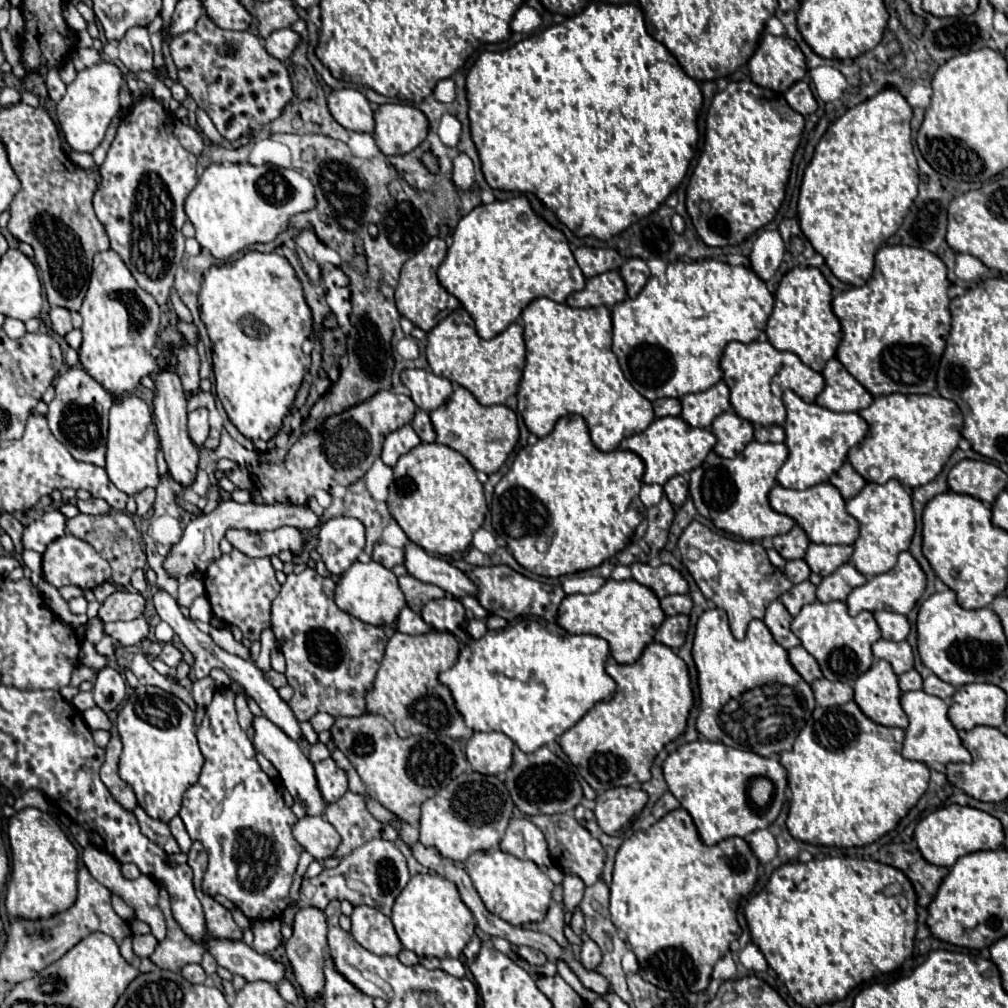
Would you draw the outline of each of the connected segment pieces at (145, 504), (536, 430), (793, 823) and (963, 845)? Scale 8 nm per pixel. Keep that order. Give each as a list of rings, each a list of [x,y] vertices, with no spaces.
[[[146,487],[146,491],[140,491],[138,495],[134,495],[134,499],[136,499],[136,503],[138,503],[138,513],[136,513],[138,517],[144,517],[146,511],[152,507],[154,495],[156,495],[156,491],[154,491],[152,487]]]
[[[534,299],[522,313],[524,337],[526,337],[526,369],[518,387],[518,411],[530,433],[546,437],[556,421],[564,415],[582,415],[588,423],[594,445],[600,451],[616,451],[620,441],[642,433],[654,421],[652,403],[634,391],[632,383],[624,377],[618,359],[612,351],[612,315],[608,307],[588,307],[574,309],[566,303],[556,303],[552,299]]]
[[[854,701],[826,709],[816,707],[812,719],[796,737],[792,751],[780,753],[780,763],[788,771],[788,785],[792,791],[790,813],[786,821],[792,837],[810,845],[864,847],[892,831],[918,803],[930,781],[928,765],[902,757],[902,743],[902,729],[874,723]]]
[[[950,805],[936,809],[928,817],[924,817],[914,831],[914,839],[926,861],[940,867],[952,867],[962,855],[982,849],[1000,849],[1004,843],[1004,829],[1002,823],[990,813],[984,813],[974,807]]]

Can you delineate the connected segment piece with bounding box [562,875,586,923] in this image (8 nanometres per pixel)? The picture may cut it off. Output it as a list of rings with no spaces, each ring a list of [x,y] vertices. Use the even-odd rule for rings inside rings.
[[[566,875],[562,889],[564,889],[564,905],[566,905],[566,923],[570,923],[572,917],[572,909],[576,905],[580,905],[582,895],[584,895],[584,883],[582,879],[578,879],[578,875]]]

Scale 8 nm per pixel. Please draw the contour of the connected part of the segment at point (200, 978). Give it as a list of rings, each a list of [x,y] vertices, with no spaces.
[[[186,965],[182,969],[182,975],[190,981],[190,983],[206,983],[208,981],[208,975],[204,973],[202,965]]]

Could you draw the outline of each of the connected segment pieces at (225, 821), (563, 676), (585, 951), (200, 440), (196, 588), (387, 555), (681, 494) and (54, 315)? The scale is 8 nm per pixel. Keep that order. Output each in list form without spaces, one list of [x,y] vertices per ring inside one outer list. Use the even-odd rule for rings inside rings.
[[[228,687],[214,691],[214,699],[198,727],[206,771],[202,769],[200,781],[186,791],[180,817],[188,835],[200,841],[208,853],[208,869],[202,883],[204,893],[222,893],[250,921],[274,919],[288,907],[288,891],[304,849],[292,835],[292,825],[298,821],[296,815],[286,807],[274,781],[260,769],[254,747],[238,725],[234,697]]]
[[[518,617],[504,629],[490,630],[482,639],[466,645],[458,663],[440,673],[440,681],[452,691],[456,707],[468,727],[474,731],[502,731],[524,753],[534,753],[574,727],[596,703],[614,697],[616,683],[604,669],[608,655],[610,647],[602,637],[572,635],[566,631],[556,635],[534,617]]]
[[[590,939],[590,941],[584,941],[582,943],[582,953],[580,953],[580,963],[586,967],[586,969],[596,969],[598,963],[602,961],[602,951],[600,947]]]
[[[200,407],[188,413],[188,433],[190,439],[200,447],[204,445],[206,437],[208,437],[208,409]]]
[[[192,577],[180,581],[180,585],[178,585],[178,603],[180,603],[180,607],[190,607],[192,601],[200,595],[204,595],[204,583],[202,581],[192,579]]]
[[[378,543],[372,559],[382,563],[386,569],[392,569],[394,565],[404,563],[404,549],[398,549],[398,547],[392,547],[392,545],[386,545],[386,543]]]
[[[684,475],[672,477],[672,479],[664,485],[664,493],[666,493],[666,497],[670,499],[672,505],[680,507],[680,505],[686,501],[686,497],[688,497],[688,479],[686,479]]]
[[[54,307],[50,311],[50,321],[52,321],[52,329],[54,333],[58,333],[60,337],[64,337],[68,331],[72,331],[72,319],[70,319],[70,311],[62,309],[62,307]]]

